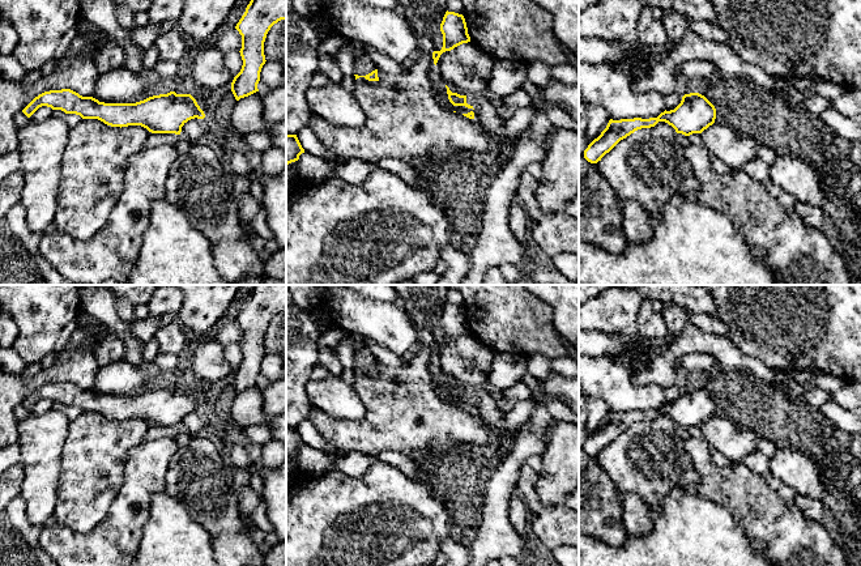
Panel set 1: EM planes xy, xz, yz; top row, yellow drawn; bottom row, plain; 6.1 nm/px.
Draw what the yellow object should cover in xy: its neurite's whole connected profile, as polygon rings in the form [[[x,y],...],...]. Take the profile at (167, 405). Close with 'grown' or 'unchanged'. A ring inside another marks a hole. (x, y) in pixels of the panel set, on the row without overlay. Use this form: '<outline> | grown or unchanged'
[[[71,382],[50,383],[35,390],[22,405],[30,410],[39,400],[47,399],[65,407],[76,407],[82,412],[98,412],[111,420],[141,418],[152,426],[180,427],[182,420],[191,412],[204,412],[205,407],[191,387],[170,384],[149,390],[136,396],[105,396],[93,390],[82,390]]] | unchanged

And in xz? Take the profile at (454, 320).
[[[447,303],[440,316],[440,324],[443,327],[443,340],[440,344],[432,345],[435,358],[443,345],[470,335],[466,315],[463,307]]] | unchanged

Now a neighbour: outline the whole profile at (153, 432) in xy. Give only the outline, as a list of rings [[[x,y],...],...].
[[[150,426],[145,434],[145,442],[158,438],[175,439],[179,430],[180,427],[175,427],[175,426]]]

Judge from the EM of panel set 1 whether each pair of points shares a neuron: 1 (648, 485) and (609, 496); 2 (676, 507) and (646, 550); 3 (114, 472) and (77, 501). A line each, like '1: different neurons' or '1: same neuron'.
1: different neurons
2: same neuron
3: same neuron

